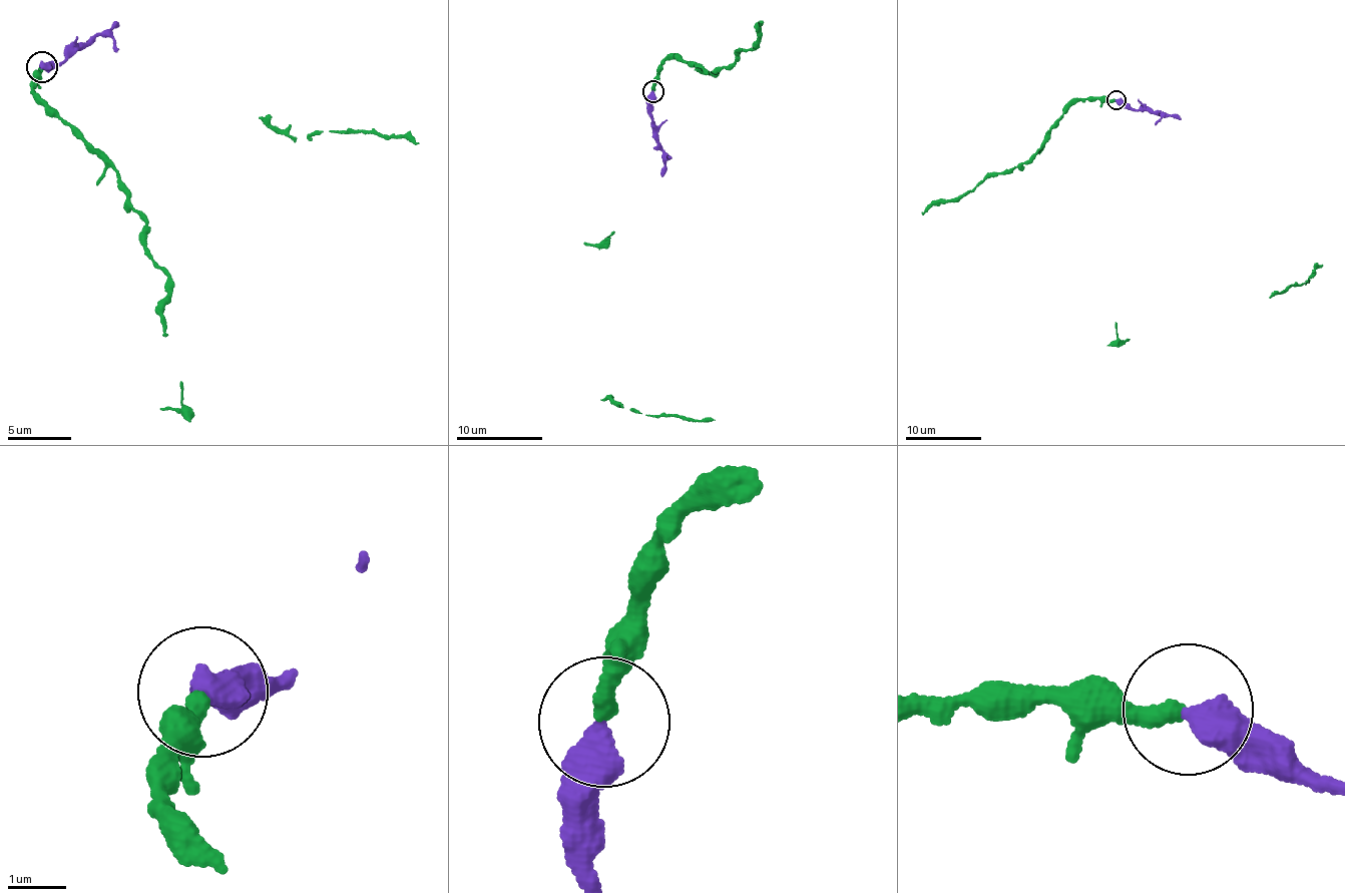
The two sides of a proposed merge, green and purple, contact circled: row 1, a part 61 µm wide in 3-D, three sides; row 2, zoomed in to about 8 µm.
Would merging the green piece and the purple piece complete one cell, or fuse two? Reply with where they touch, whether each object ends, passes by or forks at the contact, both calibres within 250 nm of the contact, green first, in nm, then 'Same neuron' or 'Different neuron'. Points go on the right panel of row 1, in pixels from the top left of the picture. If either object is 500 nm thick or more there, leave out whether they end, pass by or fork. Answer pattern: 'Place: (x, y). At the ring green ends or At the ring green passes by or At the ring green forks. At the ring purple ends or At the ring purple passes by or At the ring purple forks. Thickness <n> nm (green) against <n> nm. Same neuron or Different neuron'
Place: (1115, 100). Thickness 300 nm (green) against 500 nm. Same neuron

